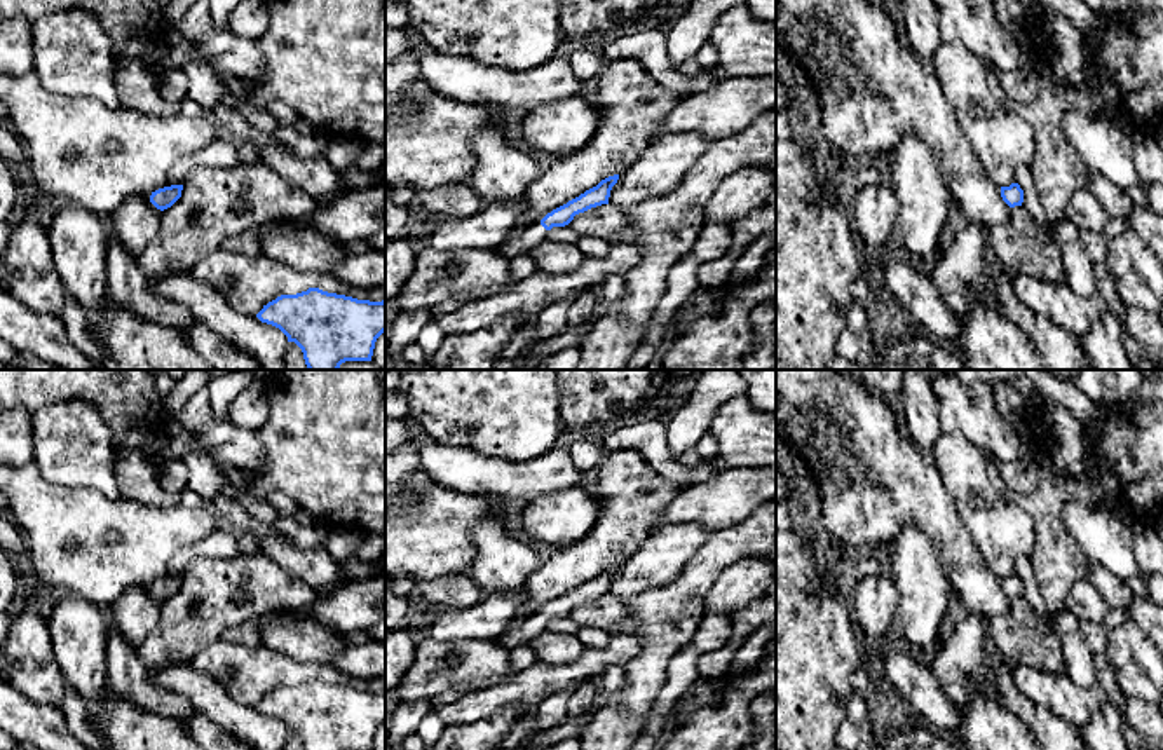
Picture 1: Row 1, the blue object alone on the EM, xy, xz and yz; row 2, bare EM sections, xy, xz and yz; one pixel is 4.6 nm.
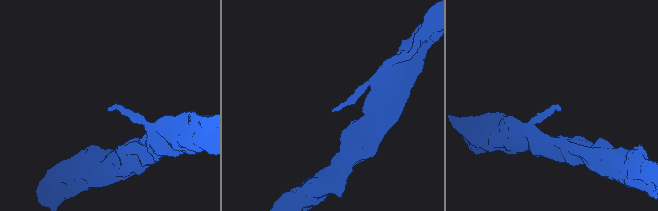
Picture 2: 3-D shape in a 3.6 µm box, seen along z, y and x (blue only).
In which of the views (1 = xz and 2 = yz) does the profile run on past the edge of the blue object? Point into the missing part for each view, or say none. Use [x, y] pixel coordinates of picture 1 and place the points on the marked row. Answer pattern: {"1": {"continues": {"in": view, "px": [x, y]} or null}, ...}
{"1": {"continues": {"in": "xz", "px": [518, 245]}}, "2": {"continues": null}}

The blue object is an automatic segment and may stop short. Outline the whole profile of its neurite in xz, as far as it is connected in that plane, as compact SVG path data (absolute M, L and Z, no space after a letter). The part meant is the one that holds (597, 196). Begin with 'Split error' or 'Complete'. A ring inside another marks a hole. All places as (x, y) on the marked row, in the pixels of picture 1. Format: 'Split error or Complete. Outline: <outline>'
Split error. Outline: M619 174L602 180L596 187L553 209L541 222L532 223L518 235L504 239L495 246L497 253L509 260L520 255L528 255L534 246L546 239L553 227L565 227L574 220L575 215L602 204L609 204L610 190L617 180Z

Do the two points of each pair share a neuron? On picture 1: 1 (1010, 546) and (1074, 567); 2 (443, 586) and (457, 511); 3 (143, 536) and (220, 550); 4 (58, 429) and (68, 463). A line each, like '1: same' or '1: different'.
1: different
2: different
3: different
4: same

